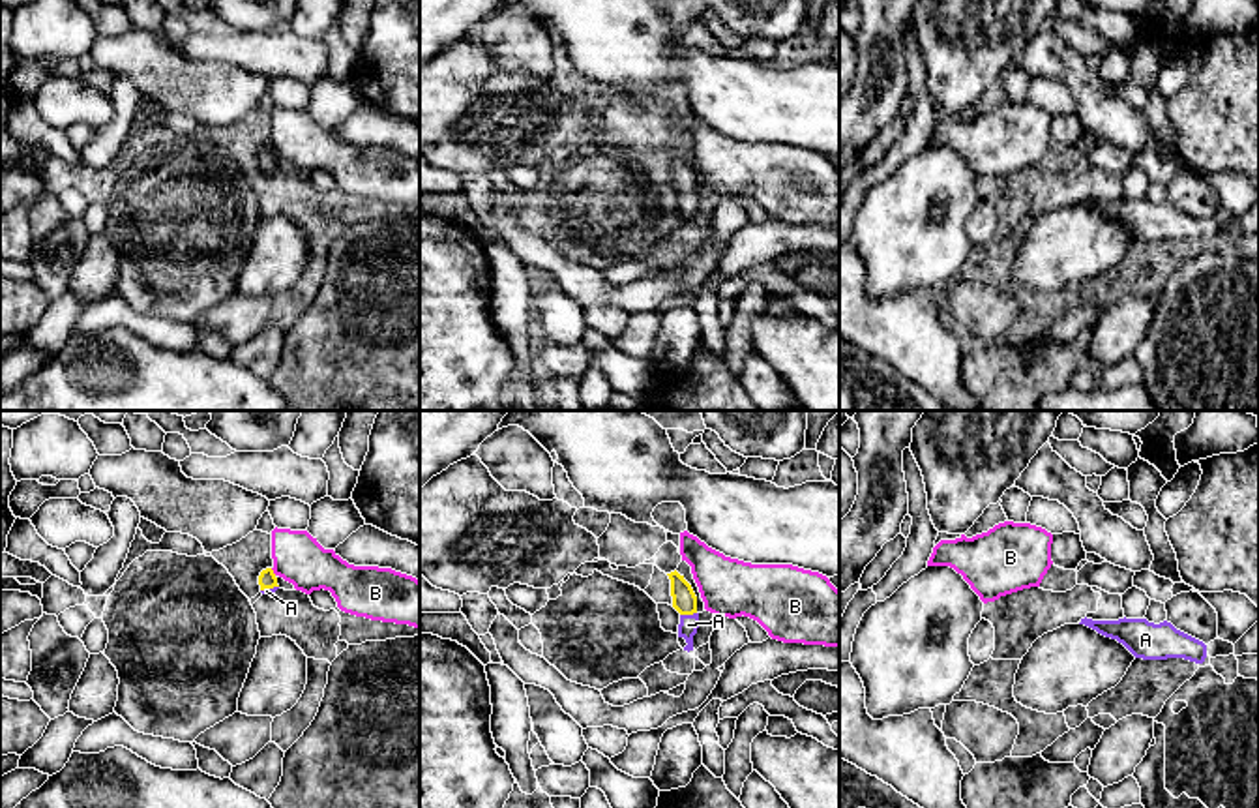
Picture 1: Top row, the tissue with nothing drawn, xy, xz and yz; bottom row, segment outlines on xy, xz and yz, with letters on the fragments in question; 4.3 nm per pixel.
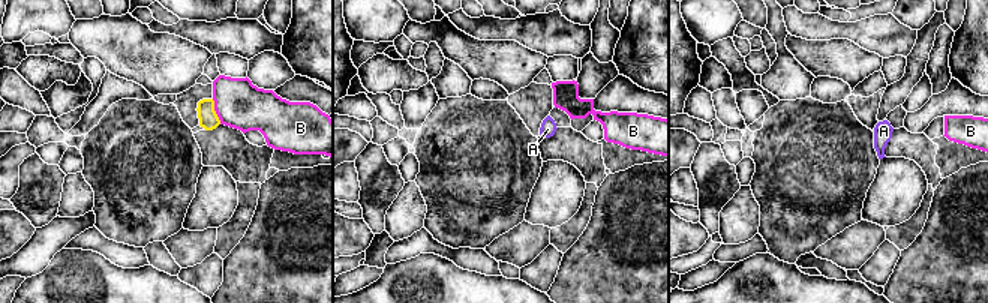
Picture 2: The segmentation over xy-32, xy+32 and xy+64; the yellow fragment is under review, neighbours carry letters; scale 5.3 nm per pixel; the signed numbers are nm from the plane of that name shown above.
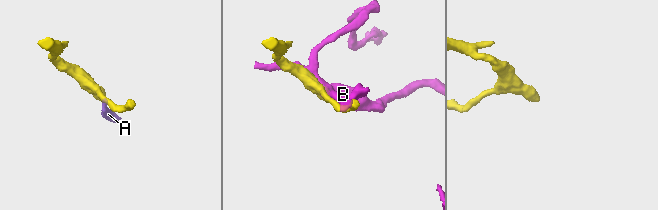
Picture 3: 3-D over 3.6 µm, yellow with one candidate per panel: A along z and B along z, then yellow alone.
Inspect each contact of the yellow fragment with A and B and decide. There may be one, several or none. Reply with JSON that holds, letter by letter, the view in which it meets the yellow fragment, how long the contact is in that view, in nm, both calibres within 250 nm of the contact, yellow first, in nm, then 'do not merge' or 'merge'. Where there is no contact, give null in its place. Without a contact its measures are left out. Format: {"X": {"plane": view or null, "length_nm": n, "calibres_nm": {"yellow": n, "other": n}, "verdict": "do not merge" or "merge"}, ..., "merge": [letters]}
{"A": {"plane": "xz", "length_nm": 70, "calibres_nm": {"yellow": 110, "other": 80}, "verdict": "merge"}, "B": {"plane": "xy", "length_nm": 40, "calibres_nm": {"yellow": 80, "other": 220}, "verdict": "do not merge"}, "merge": ["A"]}

